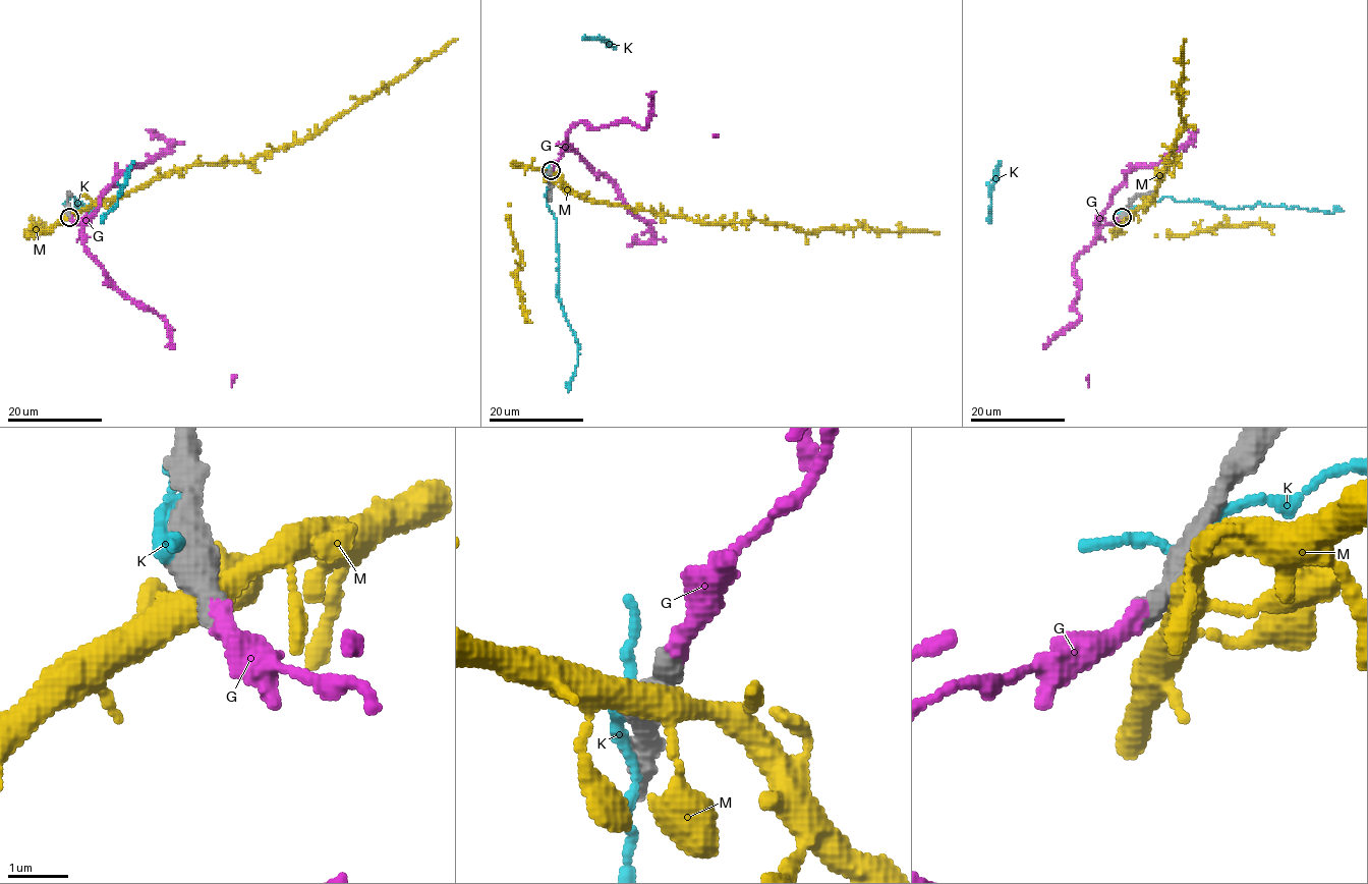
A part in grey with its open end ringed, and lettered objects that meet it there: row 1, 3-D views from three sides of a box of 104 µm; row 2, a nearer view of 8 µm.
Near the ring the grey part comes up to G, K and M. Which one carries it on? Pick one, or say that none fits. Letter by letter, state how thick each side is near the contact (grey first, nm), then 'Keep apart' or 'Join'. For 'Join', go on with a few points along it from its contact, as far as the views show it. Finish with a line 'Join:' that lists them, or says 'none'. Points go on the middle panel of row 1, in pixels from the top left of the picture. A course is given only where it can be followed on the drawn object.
G: Thickness 480 nm (grey) against 300 nm. Join
K: Thickness 480 nm (grey) against 240 nm. Keep apart
M: Thickness 650 nm (grey) against 400 nm. Keep apart
Join: G

